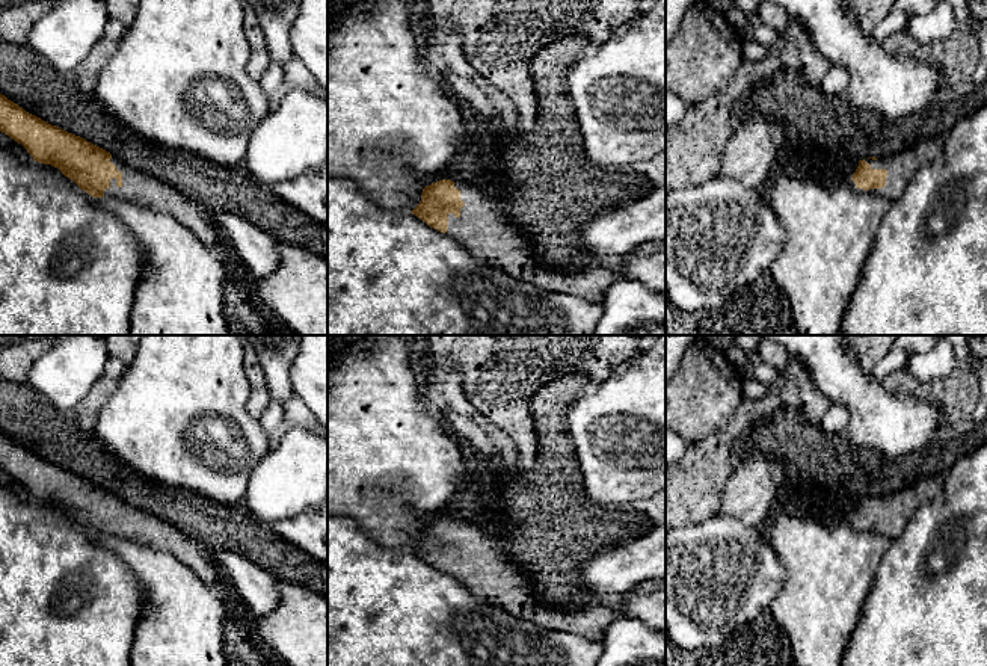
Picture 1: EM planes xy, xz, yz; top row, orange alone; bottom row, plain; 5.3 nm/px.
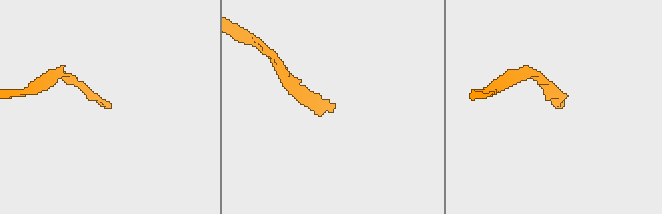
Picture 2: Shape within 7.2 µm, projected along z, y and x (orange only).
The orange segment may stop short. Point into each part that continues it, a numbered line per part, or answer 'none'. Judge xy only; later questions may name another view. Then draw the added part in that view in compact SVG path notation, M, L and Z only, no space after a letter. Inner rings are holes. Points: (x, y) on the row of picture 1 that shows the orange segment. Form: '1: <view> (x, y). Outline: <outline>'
1: xy (139, 188). Outline: M112 156L110 162L122 172L122 186L110 180L104 196L130 201L155 213L168 214L187 227L210 249L226 254L226 240L216 225L213 214L178 189L168 183L136 169Z

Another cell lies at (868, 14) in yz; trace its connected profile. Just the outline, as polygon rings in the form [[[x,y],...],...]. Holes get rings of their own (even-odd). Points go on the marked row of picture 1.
[[[842,0],[844,9],[857,21],[863,33],[881,23],[896,0]]]

